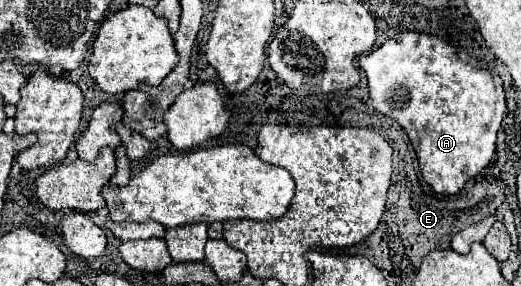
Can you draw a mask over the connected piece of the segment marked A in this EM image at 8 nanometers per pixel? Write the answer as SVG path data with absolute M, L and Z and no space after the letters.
M405 32L387 40L377 50L359 58L359 66L369 82L369 98L373 108L399 122L409 136L419 160L425 182L437 194L457 194L465 182L477 176L495 154L495 138L505 114L503 82L497 74L491 74L485 62L469 56L467 52L447 44L445 40L421 34Z

